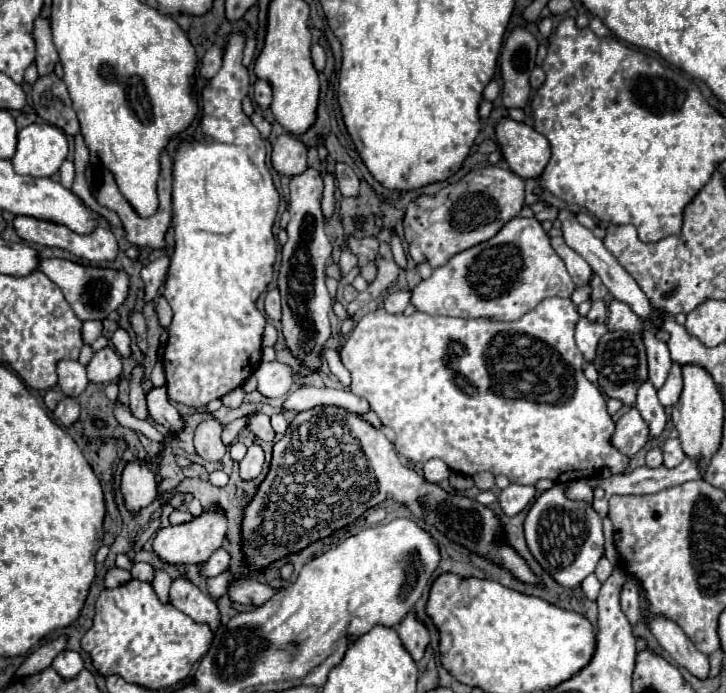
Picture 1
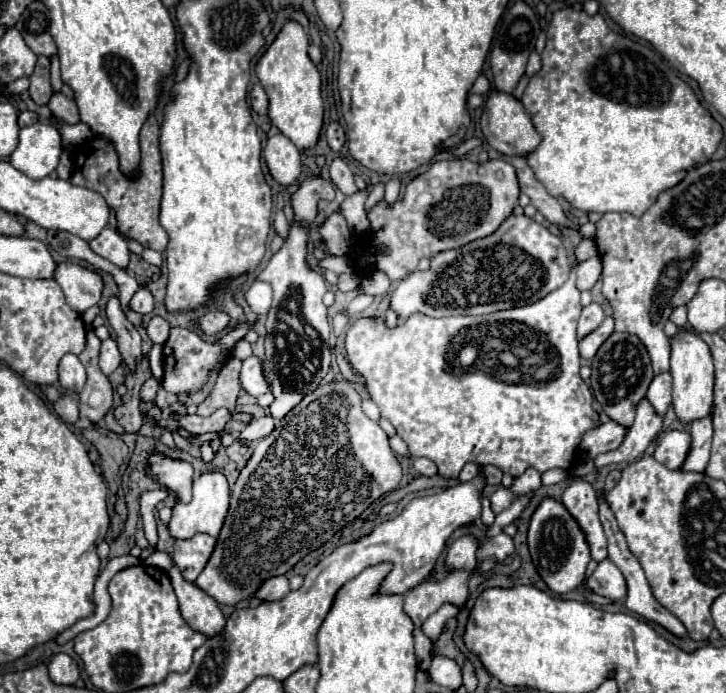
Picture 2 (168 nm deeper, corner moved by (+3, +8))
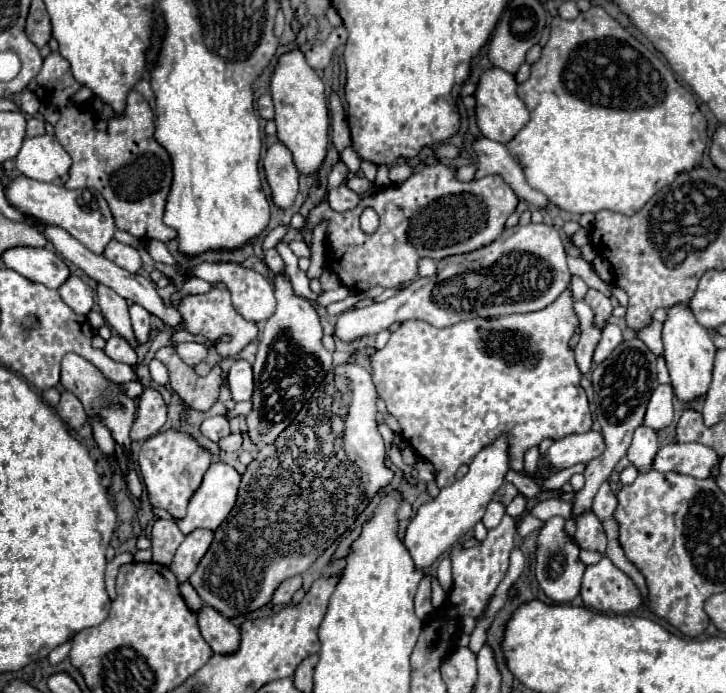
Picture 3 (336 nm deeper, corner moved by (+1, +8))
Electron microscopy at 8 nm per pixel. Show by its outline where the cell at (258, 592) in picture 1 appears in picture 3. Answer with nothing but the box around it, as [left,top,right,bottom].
[272,575,302,605]

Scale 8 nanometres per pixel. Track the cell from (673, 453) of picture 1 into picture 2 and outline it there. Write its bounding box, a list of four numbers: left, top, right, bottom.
[654,431,690,469]

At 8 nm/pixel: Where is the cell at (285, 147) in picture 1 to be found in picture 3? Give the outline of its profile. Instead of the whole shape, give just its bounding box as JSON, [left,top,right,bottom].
[264,143,298,209]

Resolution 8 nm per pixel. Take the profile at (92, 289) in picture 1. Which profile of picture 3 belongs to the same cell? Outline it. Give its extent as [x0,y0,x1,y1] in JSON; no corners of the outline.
[58,277,94,315]

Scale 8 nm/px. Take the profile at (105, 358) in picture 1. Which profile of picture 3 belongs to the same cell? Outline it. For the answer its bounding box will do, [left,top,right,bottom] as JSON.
[104,335,138,367]

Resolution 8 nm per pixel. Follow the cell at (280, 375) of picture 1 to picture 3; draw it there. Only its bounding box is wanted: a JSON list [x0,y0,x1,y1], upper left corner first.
[226,359,254,403]

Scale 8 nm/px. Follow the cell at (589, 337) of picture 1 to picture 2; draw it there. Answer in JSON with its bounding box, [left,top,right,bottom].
[580,317,614,359]

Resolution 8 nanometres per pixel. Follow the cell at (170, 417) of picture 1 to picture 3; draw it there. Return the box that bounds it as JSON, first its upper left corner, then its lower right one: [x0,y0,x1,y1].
[200,415,230,441]

